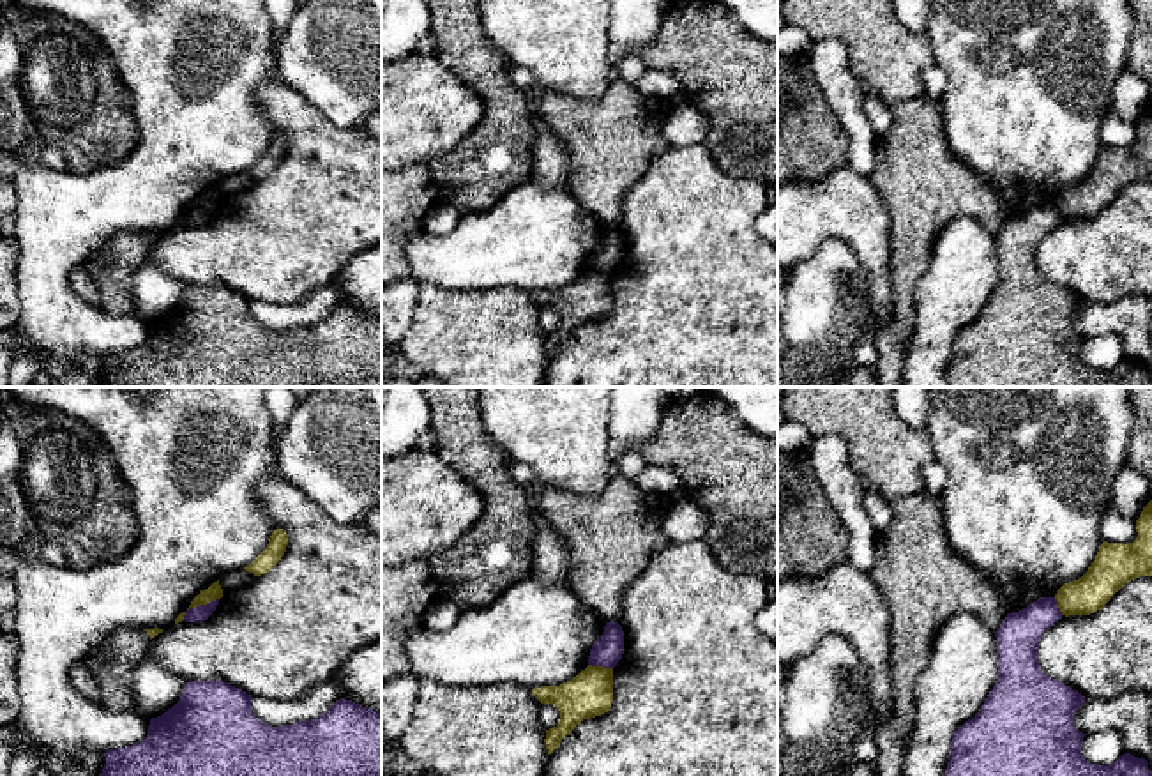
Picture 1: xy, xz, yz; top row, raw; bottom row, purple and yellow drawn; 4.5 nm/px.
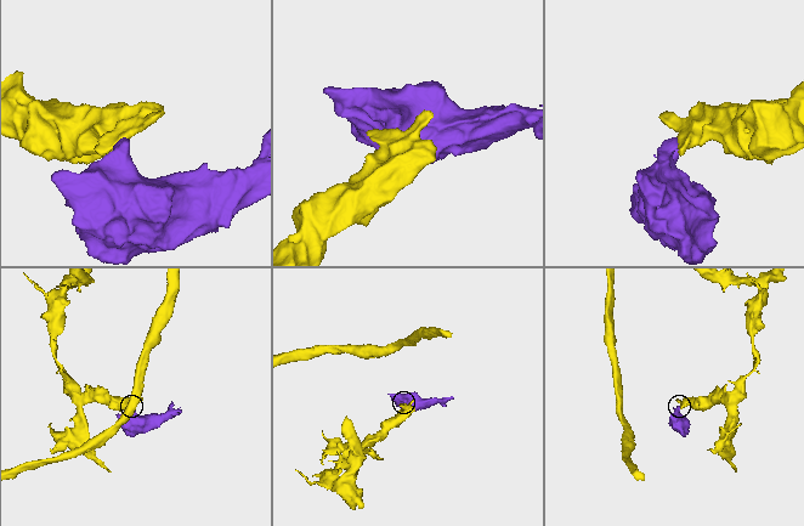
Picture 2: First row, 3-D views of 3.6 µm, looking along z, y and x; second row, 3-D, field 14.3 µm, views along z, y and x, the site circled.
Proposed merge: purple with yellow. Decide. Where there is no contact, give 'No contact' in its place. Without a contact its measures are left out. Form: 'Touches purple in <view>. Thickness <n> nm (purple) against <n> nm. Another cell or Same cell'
Touches purple in xy. Thickness 70 nm (purple) against 70 nm. Another cell

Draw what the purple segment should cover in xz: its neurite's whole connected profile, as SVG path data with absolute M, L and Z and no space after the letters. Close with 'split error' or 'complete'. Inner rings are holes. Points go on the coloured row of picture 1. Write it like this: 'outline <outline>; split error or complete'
outline M606 622L604 633L594 642L590 649L588 665L615 668L624 654L624 631L618 622Z; complete

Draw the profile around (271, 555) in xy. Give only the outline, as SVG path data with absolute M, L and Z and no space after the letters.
M276 529L269 539L267 548L244 569L254 576L269 573L284 555L288 546L288 534L283 529Z

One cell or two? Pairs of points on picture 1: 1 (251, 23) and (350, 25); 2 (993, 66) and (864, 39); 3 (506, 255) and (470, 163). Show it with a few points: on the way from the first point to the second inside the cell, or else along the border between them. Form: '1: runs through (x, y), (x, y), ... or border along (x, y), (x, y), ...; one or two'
1: border along (269, 18), (276, 34), (278, 64); two
2: border along (926, 36), (935, 62); two
3: border along (522, 184), (488, 207), (462, 213); two

